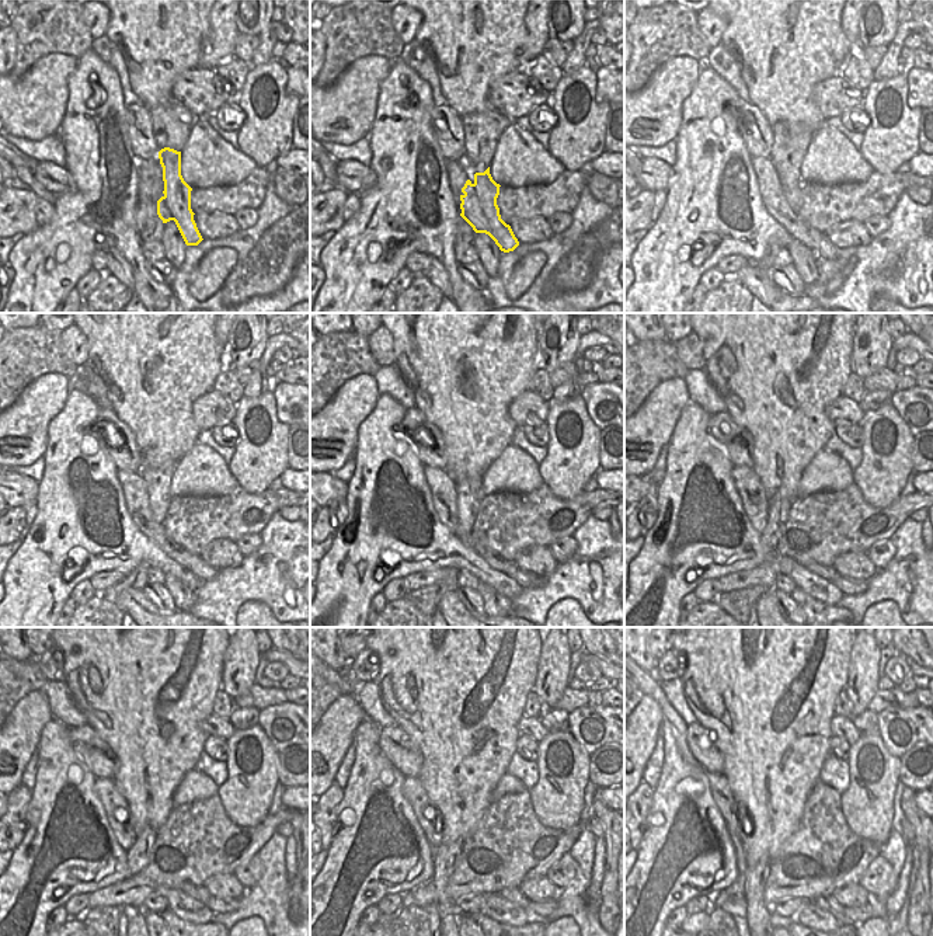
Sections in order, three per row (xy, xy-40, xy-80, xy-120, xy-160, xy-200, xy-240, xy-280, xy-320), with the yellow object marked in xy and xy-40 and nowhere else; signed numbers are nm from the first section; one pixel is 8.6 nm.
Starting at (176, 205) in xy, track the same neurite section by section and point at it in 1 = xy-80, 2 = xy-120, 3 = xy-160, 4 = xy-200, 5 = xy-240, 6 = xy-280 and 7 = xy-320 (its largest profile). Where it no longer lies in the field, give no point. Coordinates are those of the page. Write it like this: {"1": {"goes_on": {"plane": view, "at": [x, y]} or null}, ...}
{"1": {"goes_on": {"plane": "xy-80", "at": [787, 212]}}, "2": {"goes_on": {"plane": "xy-120", "at": [156, 532]}}, "3": {"goes_on": {"plane": "xy-160", "at": [526, 580]}}, "4": {"goes_on": {"plane": "xy-200", "at": [846, 585]}}, "5": {"goes_on": {"plane": "xy-240", "at": [219, 905]}}, "6": {"goes_on": {"plane": "xy-280", "at": [536, 911]}}, "7": {"goes_on": {"plane": "xy-320", "at": [864, 912]}}}

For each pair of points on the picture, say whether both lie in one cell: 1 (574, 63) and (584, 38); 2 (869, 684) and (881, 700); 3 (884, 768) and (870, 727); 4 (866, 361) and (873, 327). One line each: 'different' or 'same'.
1: same
2: different
3: different
4: same

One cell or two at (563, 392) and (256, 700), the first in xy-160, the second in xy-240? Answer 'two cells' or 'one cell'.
two cells

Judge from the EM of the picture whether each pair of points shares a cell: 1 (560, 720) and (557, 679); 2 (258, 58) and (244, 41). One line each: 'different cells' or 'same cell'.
1: different cells
2: different cells

